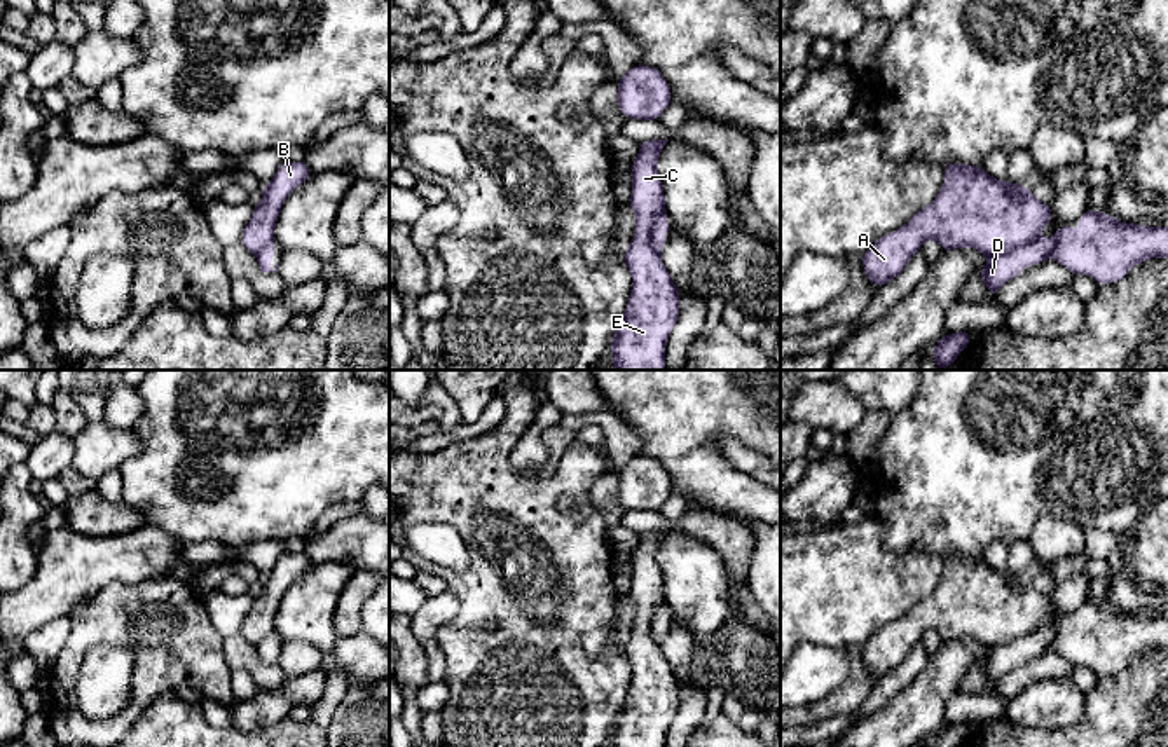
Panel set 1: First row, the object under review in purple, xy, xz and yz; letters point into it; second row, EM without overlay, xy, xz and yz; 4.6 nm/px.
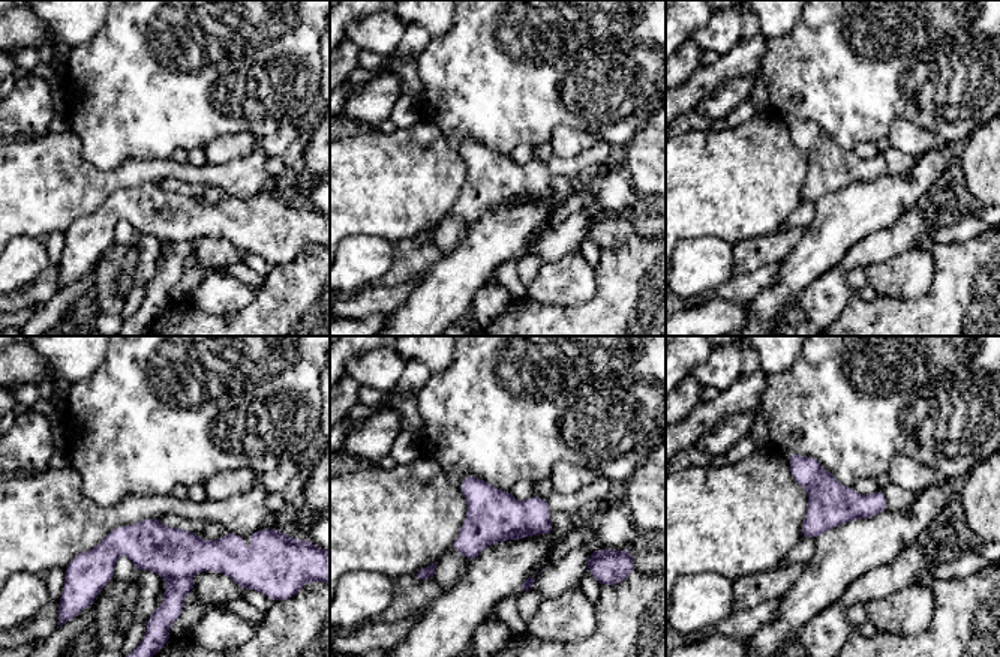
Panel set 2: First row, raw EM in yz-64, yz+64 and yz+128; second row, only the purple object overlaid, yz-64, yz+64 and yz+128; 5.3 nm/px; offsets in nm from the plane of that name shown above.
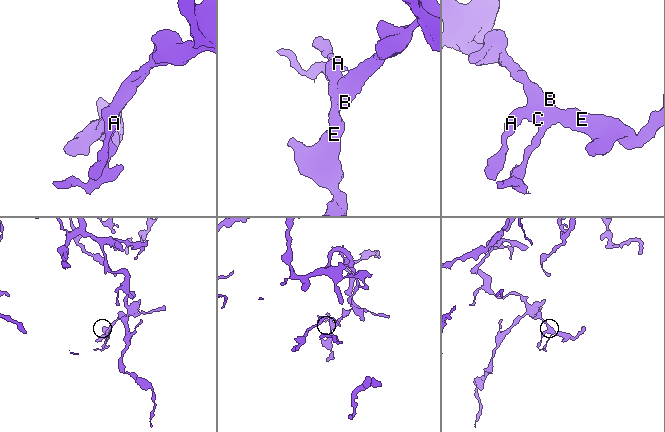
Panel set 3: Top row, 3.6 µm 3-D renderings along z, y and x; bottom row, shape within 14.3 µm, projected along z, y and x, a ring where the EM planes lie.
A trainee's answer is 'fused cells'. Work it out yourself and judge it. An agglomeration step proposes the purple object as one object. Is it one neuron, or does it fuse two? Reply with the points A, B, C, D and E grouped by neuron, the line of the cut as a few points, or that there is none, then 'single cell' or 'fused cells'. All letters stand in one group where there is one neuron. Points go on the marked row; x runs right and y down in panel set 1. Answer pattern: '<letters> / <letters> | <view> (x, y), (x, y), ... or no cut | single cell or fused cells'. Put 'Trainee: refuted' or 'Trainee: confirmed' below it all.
A B C D E | no cut | single cell
Trainee: refuted

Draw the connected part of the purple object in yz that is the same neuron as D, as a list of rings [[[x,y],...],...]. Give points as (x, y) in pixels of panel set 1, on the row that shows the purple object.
[[[948,162],[943,168],[946,178],[936,199],[901,229],[878,237],[862,255],[866,278],[876,288],[896,279],[927,239],[936,239],[943,251],[971,246],[988,257],[990,260],[981,269],[979,278],[992,297],[997,297],[1002,284],[1020,276],[1027,264],[1039,265],[1048,257],[1065,265],[1074,276],[1088,274],[1098,284],[1124,279],[1135,265],[1149,258],[1168,258],[1168,227],[1126,223],[1107,211],[1086,209],[1077,218],[1077,234],[1067,223],[1056,229],[1053,239],[1041,239],[1041,232],[1053,220],[1053,209],[1035,199],[1028,185],[995,180],[983,166]]]

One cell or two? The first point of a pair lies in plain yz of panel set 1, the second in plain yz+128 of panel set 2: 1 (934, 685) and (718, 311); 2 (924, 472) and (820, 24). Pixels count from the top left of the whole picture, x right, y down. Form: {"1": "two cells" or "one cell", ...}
{"1": "two cells", "2": "one cell"}

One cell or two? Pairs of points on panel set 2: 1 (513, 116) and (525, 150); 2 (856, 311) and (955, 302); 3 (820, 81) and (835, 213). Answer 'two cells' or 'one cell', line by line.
1: two cells
2: one cell
3: two cells

